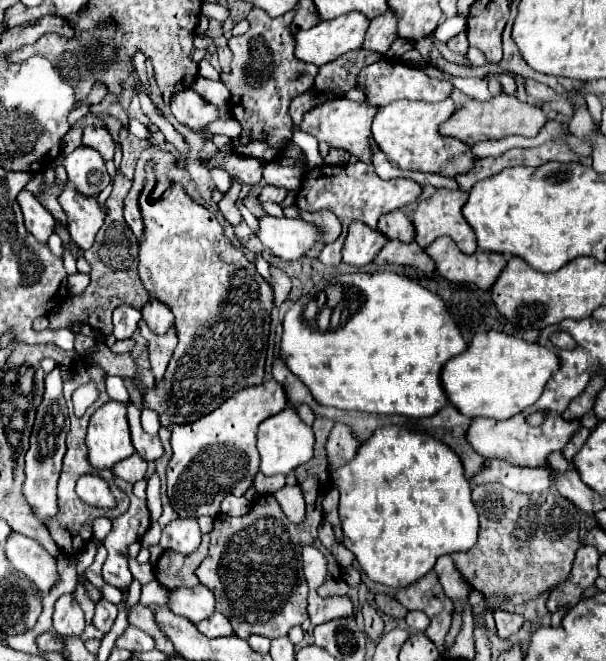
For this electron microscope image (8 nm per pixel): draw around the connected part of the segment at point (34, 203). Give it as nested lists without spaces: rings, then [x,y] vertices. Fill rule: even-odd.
[[[22,190],[18,194],[18,204],[20,204],[22,212],[24,212],[26,230],[36,240],[40,240],[40,244],[46,244],[48,238],[50,238],[50,234],[54,232],[54,218],[46,212],[46,208],[28,190]]]

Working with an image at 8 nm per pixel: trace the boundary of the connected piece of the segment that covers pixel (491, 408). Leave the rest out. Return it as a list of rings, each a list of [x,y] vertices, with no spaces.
[[[490,330],[476,334],[466,352],[446,362],[442,370],[442,384],[448,392],[448,400],[464,416],[506,420],[540,398],[544,384],[552,378],[556,368],[560,368],[560,358],[552,350],[506,332]]]

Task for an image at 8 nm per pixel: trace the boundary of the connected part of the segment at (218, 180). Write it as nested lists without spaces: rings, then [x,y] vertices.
[[[212,168],[210,176],[212,176],[212,180],[220,192],[226,192],[230,188],[230,174],[224,168]]]

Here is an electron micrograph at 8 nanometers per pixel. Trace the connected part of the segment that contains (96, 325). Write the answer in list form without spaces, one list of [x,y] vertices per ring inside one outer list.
[[[116,176],[114,180],[114,188],[110,198],[106,200],[106,220],[102,224],[102,228],[96,234],[96,242],[90,250],[84,252],[84,258],[88,260],[88,264],[92,266],[90,270],[90,286],[86,288],[84,294],[80,296],[70,296],[56,312],[50,312],[48,320],[48,328],[50,330],[58,330],[58,328],[70,328],[72,324],[88,324],[92,326],[98,334],[108,336],[112,334],[112,310],[116,306],[128,304],[136,310],[142,310],[144,304],[150,300],[150,294],[142,288],[142,282],[138,278],[138,268],[136,268],[136,260],[138,260],[138,238],[132,234],[132,230],[128,228],[128,224],[122,218],[122,202],[130,192],[130,180],[124,176]]]

